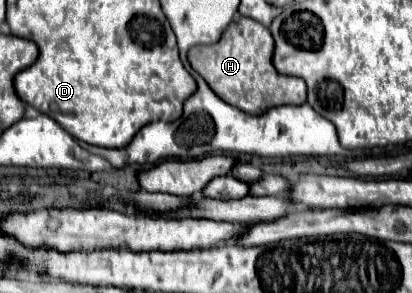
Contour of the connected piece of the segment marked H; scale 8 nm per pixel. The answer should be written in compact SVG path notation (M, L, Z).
M239 18L229 24L219 42L211 46L193 46L189 50L189 64L199 72L213 92L231 106L247 114L263 114L273 106L303 104L307 100L307 86L301 78L283 76L273 66L273 36L267 26L253 18Z

